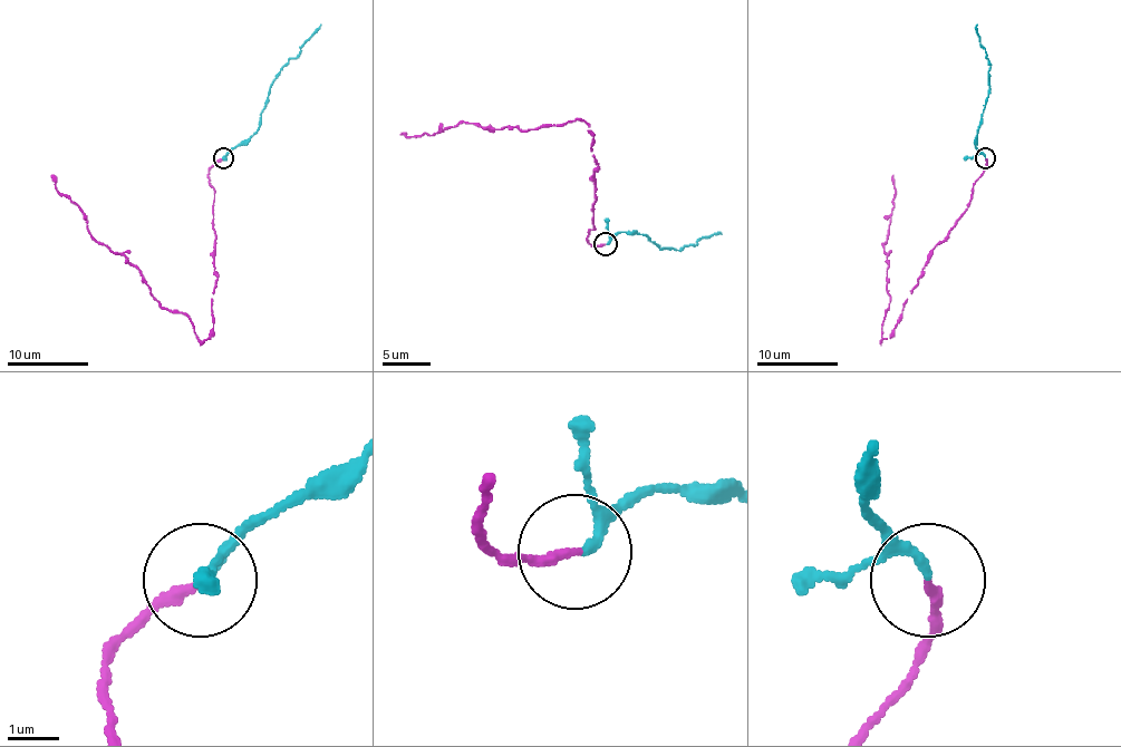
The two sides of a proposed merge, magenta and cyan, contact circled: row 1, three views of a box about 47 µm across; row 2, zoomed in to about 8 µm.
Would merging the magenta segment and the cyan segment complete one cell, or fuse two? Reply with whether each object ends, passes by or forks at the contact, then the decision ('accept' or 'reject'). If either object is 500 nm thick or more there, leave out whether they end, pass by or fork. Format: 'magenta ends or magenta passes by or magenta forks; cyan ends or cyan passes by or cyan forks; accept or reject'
magenta ends; cyan passes by; accept

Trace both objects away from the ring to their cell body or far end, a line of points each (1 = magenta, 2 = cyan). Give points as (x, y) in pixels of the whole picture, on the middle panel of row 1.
1: (605, 244), (588, 242), (595, 228), (598, 162), (583, 122), (530, 128), (457, 124), (431, 136), (399, 133)
2: (607, 244), (619, 232), (638, 232), (660, 249), (696, 244), (702, 238), (721, 234)

